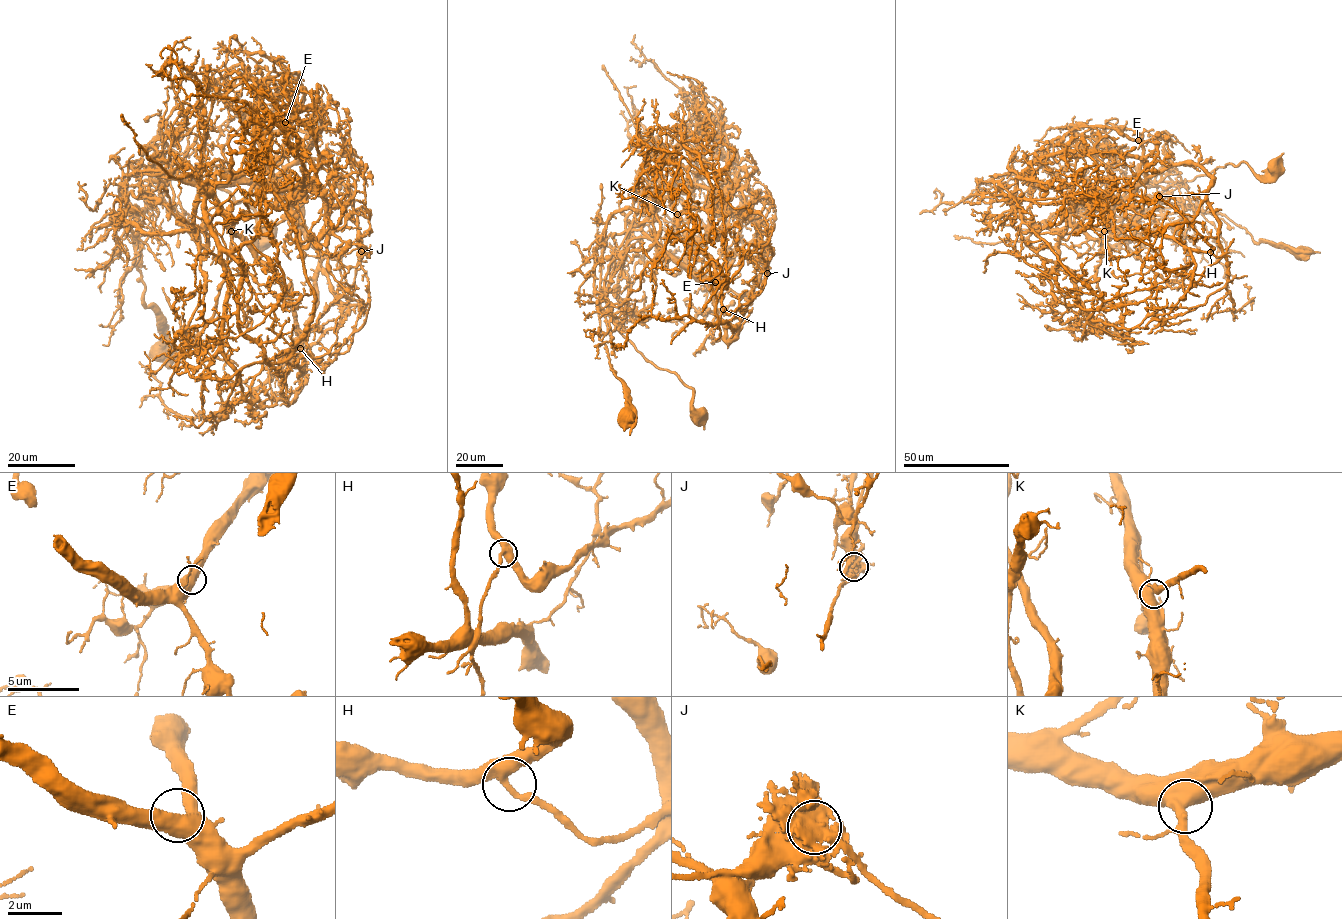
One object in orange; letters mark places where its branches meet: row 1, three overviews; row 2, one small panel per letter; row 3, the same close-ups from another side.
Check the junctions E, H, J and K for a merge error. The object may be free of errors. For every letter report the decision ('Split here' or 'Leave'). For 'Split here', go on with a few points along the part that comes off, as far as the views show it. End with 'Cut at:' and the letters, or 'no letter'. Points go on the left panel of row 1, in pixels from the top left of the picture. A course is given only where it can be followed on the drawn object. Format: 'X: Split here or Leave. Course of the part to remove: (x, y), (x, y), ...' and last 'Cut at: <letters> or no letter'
E: Leave
H: Leave
J: Split here. Course of the part to remove: (362, 251), (343, 317), (305, 346), (282, 284), (213, 193), (177, 165), (124, 176), (120, 215), (166, 363)
K: Leave
Cut at: J

